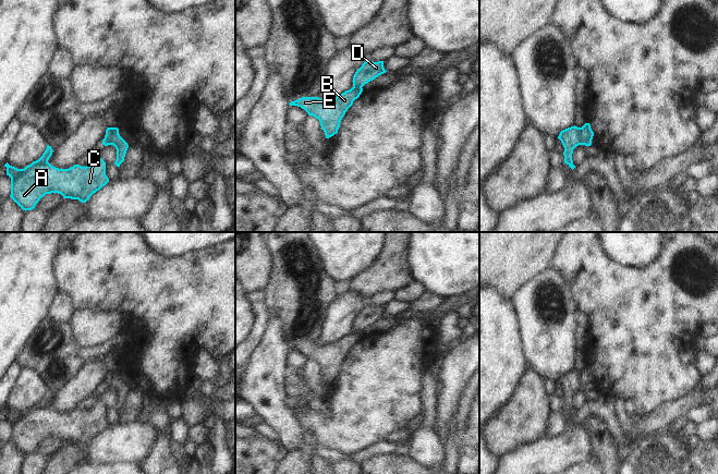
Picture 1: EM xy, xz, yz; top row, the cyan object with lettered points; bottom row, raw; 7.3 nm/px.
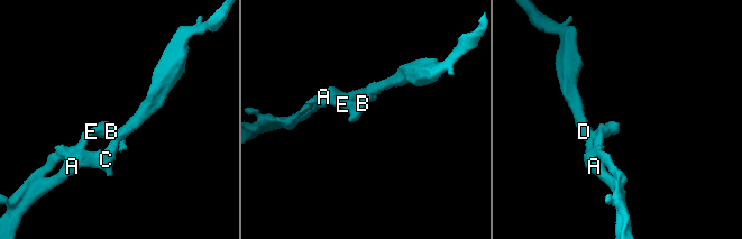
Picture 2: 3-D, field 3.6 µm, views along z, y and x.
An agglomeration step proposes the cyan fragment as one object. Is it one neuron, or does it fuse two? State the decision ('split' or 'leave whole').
split

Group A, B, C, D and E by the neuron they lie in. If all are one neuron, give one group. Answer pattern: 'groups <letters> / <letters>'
groups A C D / B E

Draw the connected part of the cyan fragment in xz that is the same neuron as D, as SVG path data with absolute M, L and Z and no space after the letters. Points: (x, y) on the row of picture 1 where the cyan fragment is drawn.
M366 60L353 76L353 87L362 88L368 82L375 80L379 75L386 73L384 61L373 62Z

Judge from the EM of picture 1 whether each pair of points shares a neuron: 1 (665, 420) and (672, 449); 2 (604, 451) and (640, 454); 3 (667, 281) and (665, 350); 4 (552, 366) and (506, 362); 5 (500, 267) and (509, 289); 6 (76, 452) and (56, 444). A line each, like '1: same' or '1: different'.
1: different
2: different
3: same
4: different
5: same
6: different

